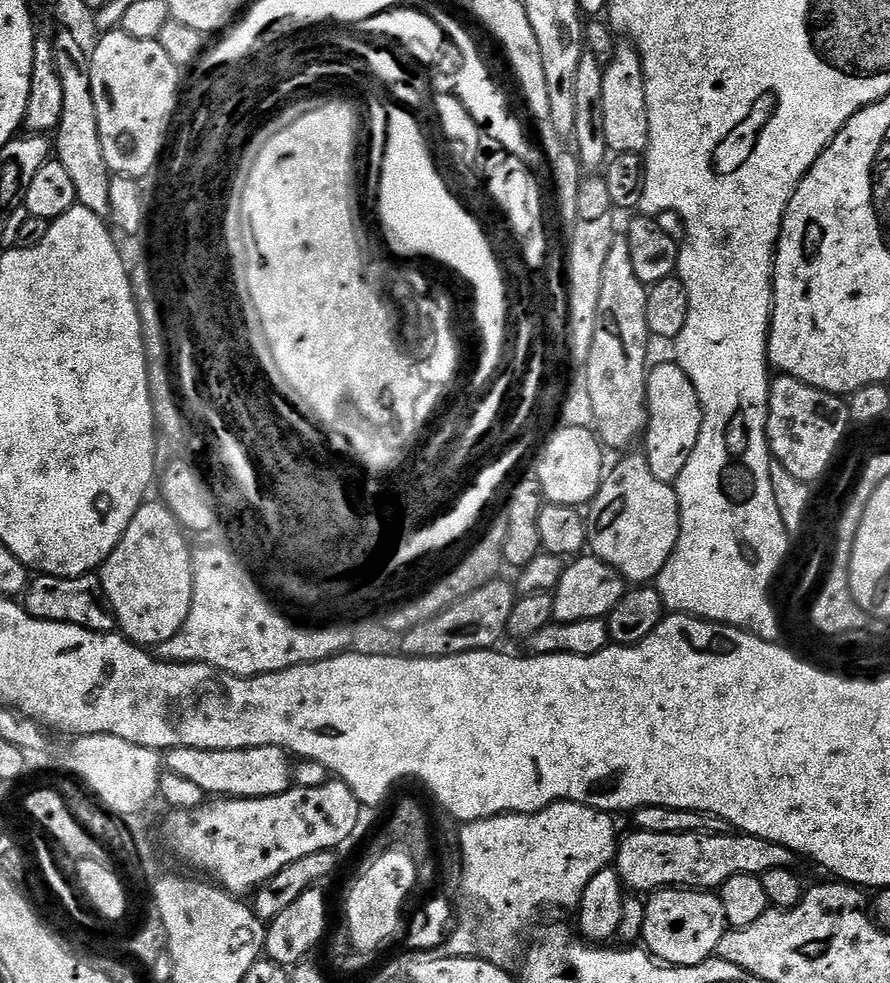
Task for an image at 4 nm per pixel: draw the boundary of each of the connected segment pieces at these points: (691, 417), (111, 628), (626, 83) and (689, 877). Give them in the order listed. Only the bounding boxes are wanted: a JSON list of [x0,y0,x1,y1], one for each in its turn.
[[642,363,704,482],[22,574,118,632],[598,47,650,154],[614,830,797,894]]

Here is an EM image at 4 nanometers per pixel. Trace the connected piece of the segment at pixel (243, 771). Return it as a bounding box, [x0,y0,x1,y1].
[166,746,294,798]

